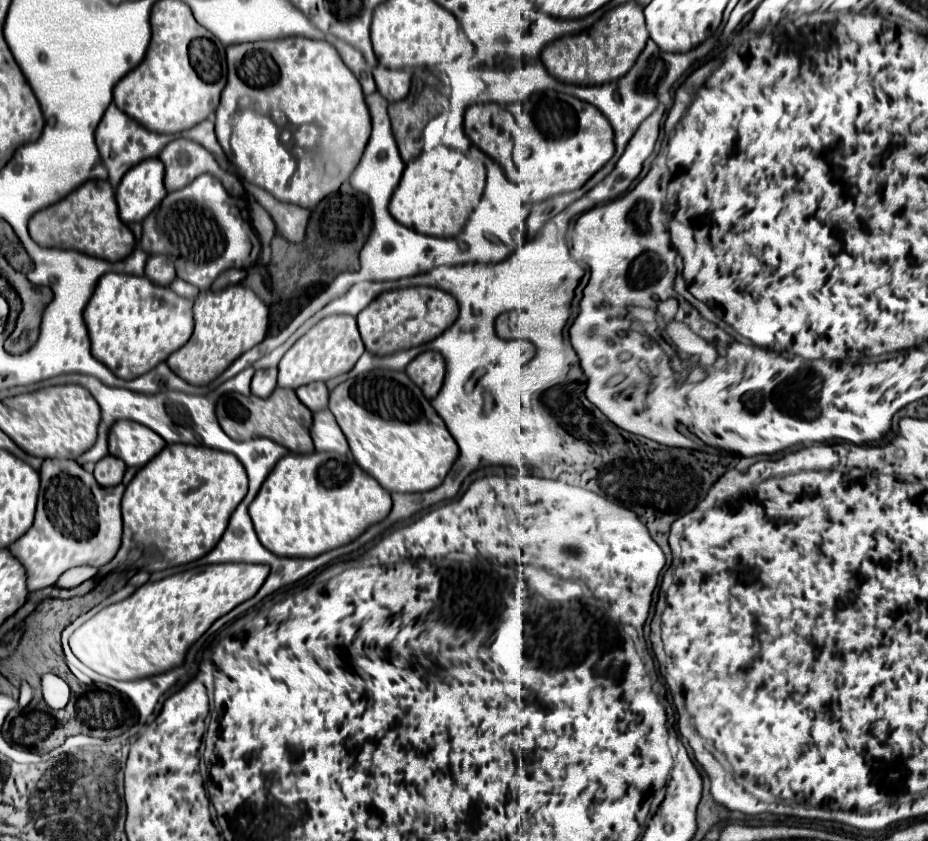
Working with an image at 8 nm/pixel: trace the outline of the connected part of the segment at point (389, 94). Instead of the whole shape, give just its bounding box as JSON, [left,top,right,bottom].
[372,66,410,102]

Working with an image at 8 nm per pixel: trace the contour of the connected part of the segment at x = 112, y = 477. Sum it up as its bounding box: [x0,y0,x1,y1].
[94,454,126,486]

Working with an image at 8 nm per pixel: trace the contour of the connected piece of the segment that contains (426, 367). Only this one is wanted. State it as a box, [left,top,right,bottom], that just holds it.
[406,352,444,400]

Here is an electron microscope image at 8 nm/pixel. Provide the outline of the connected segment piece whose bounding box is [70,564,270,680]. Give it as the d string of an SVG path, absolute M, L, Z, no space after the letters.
M208 564L186 572L178 572L158 582L140 586L132 596L100 610L94 618L82 624L70 636L72 654L94 672L114 680L136 680L168 672L184 662L188 648L224 614L238 604L250 600L268 578L270 568L266 564Z

